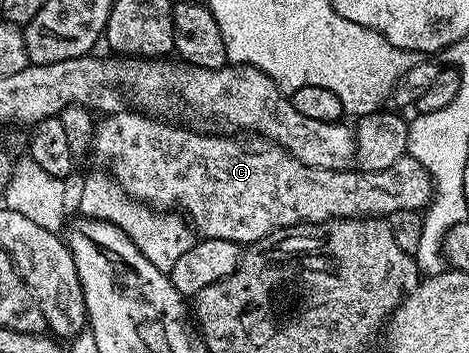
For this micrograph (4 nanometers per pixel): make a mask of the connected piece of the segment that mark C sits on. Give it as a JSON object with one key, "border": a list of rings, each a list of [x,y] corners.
{"border":[[[119,108],[105,117],[94,127],[93,157],[110,166],[109,173],[114,181],[134,201],[158,212],[170,212],[177,207],[202,238],[249,244],[281,232],[287,226],[333,222],[335,218],[389,216],[397,210],[421,211],[429,206],[434,193],[430,173],[409,156],[396,160],[392,168],[383,170],[325,170],[306,166],[282,147],[275,146],[267,138],[259,138],[254,132],[201,134],[198,130],[185,130],[182,126],[161,122],[158,119],[161,117],[134,108]]]}

